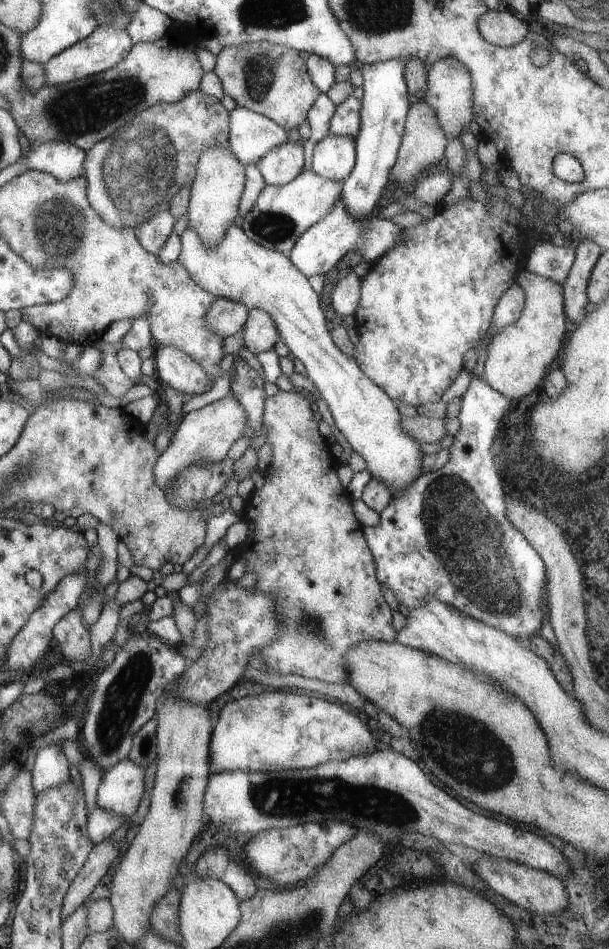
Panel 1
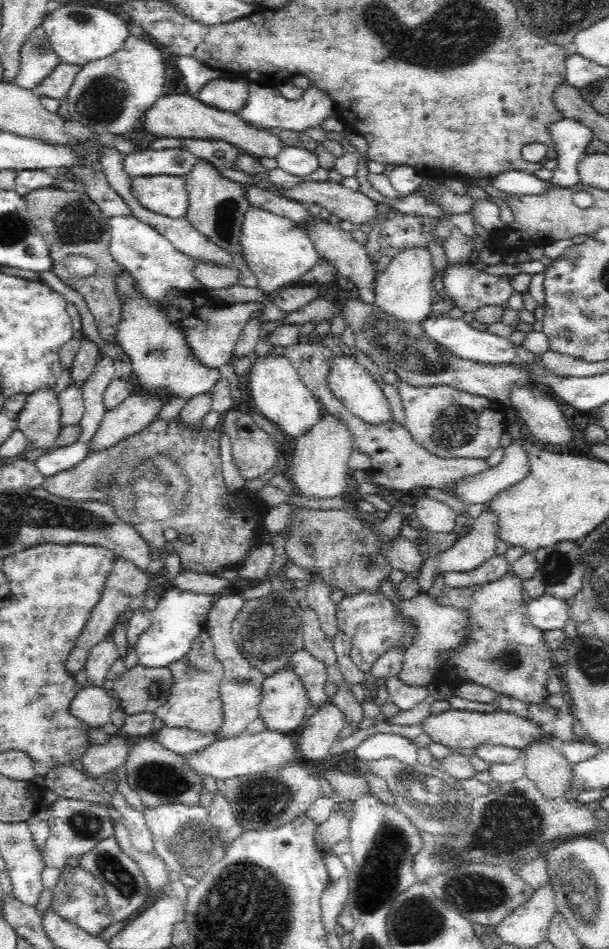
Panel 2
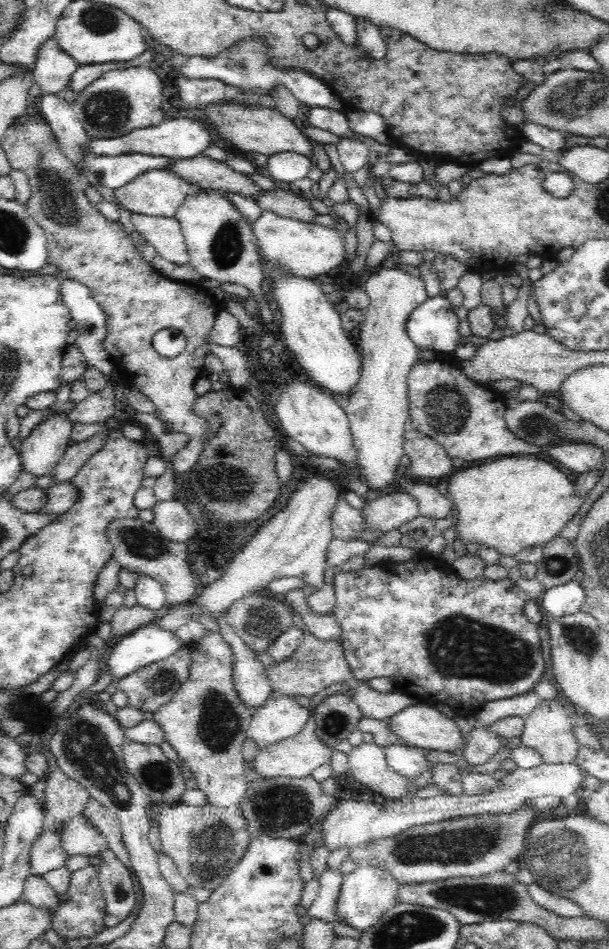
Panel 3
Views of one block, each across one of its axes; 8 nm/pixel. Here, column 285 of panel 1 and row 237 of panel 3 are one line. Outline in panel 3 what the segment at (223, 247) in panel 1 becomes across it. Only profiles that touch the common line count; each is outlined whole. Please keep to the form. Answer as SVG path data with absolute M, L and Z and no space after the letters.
M262 211L252 226L256 244L260 247L258 251L274 269L290 271L313 280L347 262L345 234L332 226L286 218L268 211Z

